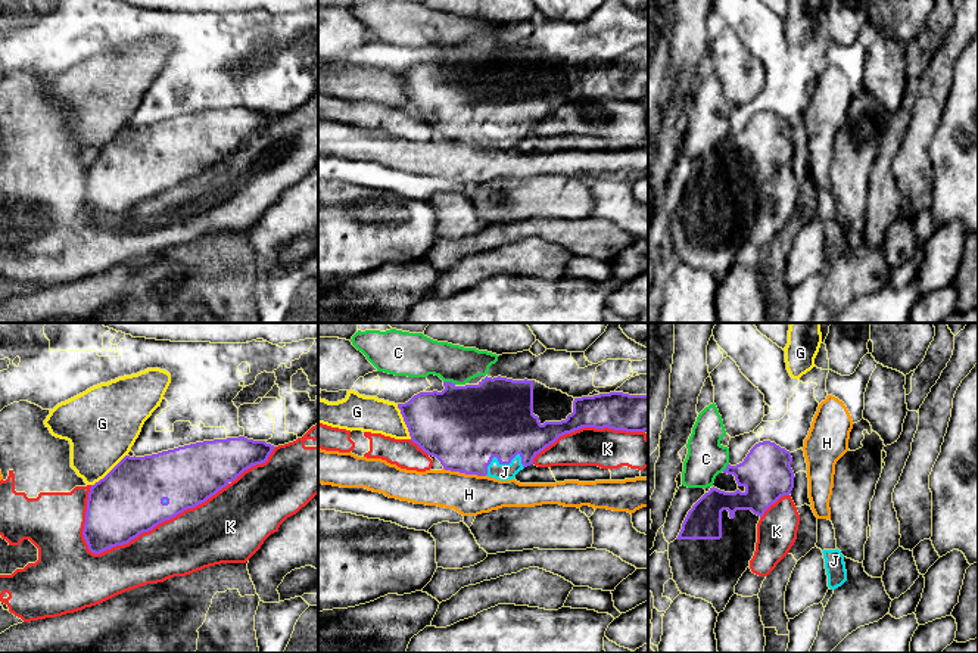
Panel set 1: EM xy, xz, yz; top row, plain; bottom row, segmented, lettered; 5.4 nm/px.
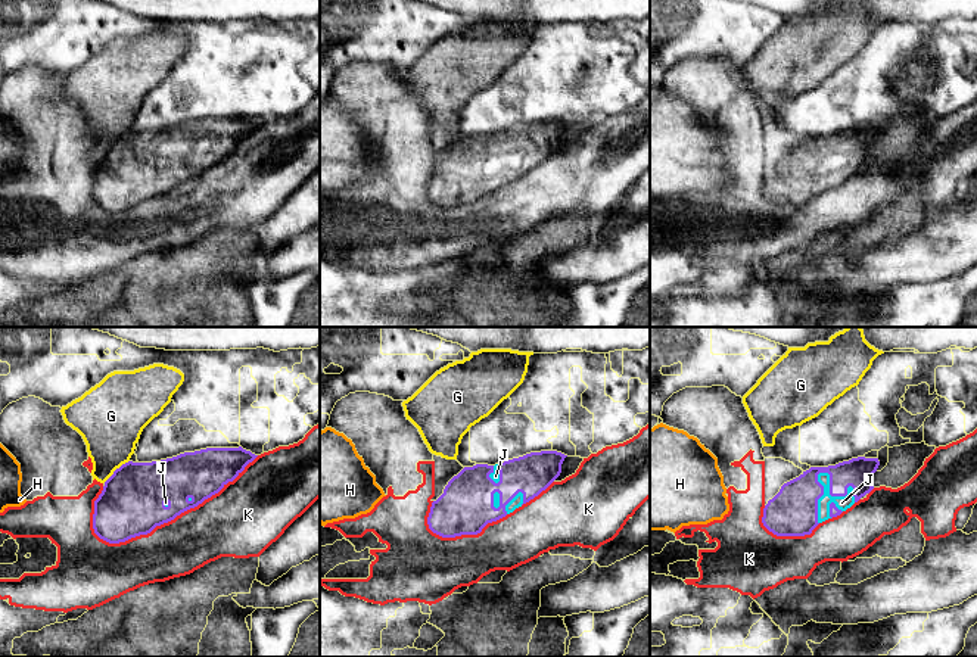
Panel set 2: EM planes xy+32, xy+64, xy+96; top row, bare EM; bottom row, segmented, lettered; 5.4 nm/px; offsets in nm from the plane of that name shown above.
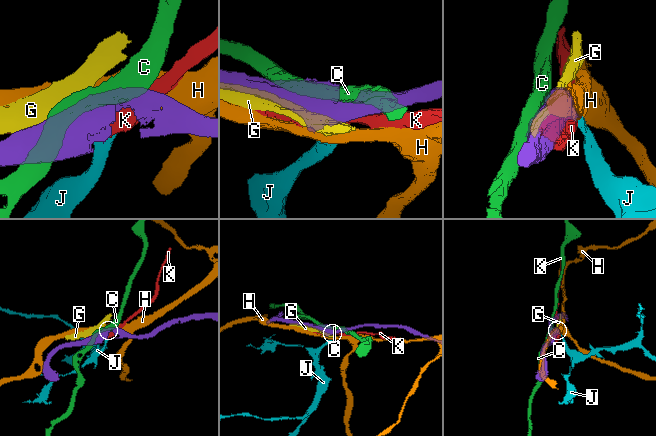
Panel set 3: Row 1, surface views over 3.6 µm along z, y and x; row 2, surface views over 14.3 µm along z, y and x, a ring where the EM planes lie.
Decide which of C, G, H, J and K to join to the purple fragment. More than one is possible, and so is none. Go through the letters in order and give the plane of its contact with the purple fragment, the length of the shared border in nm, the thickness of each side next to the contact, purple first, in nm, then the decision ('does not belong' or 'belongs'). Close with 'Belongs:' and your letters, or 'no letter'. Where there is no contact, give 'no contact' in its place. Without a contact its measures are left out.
C: meets purple in xz; contact 70 nm long; 440 nm thick on the purple side, 240 nm on the other; does not belong
G: meets purple in xy; contact 260 nm long; 380 nm thick on the purple side, 400 nm on the other; does not belong
H: meets purple in xz; contact 240 nm long; 460 nm thick on the purple side, 220 nm on the other; does not belong
J: meets purple in xz; contact 240 nm long; 440 nm thick on the purple side, 100 nm on the other; belongs
K: meets purple in xy; contact 850 nm long; 380 nm thick on the purple side, 320 nm on the other; does not belong
Belongs: J

